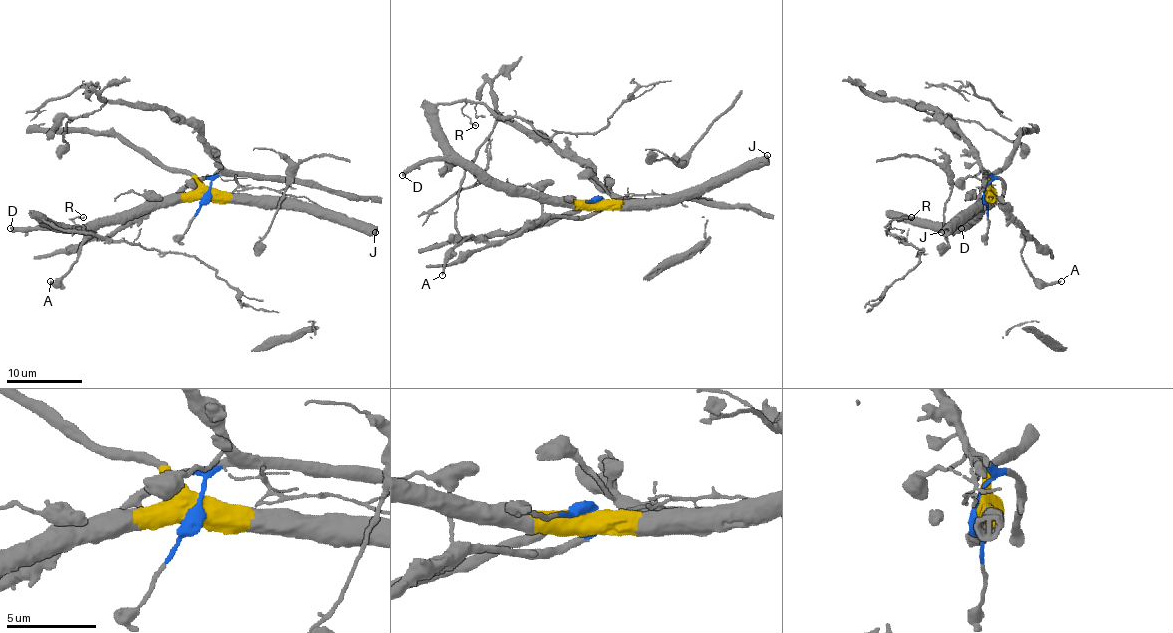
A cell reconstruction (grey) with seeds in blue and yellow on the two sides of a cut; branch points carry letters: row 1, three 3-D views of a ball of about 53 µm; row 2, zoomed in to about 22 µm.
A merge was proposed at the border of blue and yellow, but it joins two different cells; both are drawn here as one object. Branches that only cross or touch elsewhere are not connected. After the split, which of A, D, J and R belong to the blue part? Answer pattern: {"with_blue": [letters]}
{"with_blue": ["A"]}

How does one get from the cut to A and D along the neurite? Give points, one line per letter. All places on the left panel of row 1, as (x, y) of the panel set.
A: (206, 194), (210, 179), (191, 179), (104, 236), (91, 236), (61, 279), (50, 281)
D: (206, 194), (146, 200), (127, 211), (99, 217), (82, 227), (10, 228)

